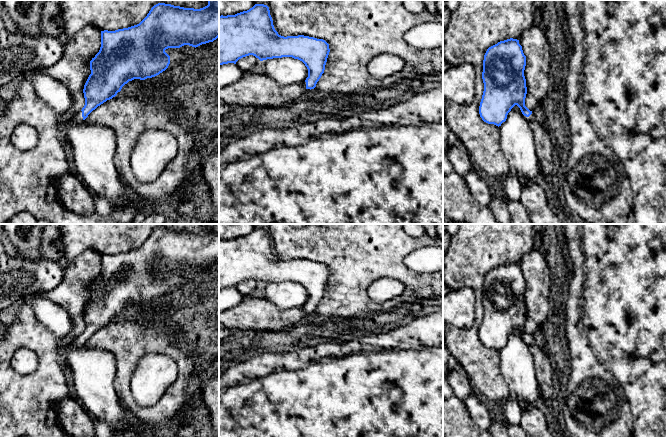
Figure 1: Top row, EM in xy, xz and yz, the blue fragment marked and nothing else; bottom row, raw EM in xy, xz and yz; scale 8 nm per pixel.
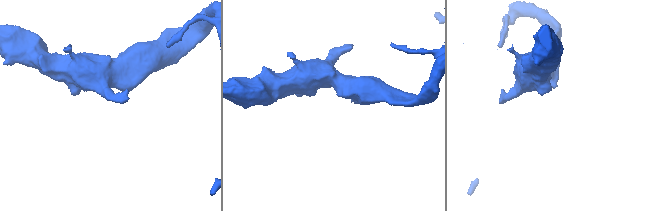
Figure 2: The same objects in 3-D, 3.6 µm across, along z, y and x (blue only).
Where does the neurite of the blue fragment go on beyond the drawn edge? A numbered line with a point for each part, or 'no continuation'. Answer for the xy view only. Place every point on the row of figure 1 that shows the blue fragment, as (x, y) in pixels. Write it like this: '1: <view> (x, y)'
1: xy (78, 118)

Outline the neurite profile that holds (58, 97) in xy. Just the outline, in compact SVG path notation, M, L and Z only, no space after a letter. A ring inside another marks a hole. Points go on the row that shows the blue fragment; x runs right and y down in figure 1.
M41 68L28 72L25 77L31 81L37 97L57 115L64 116L72 109L73 97L69 89L45 74Z

